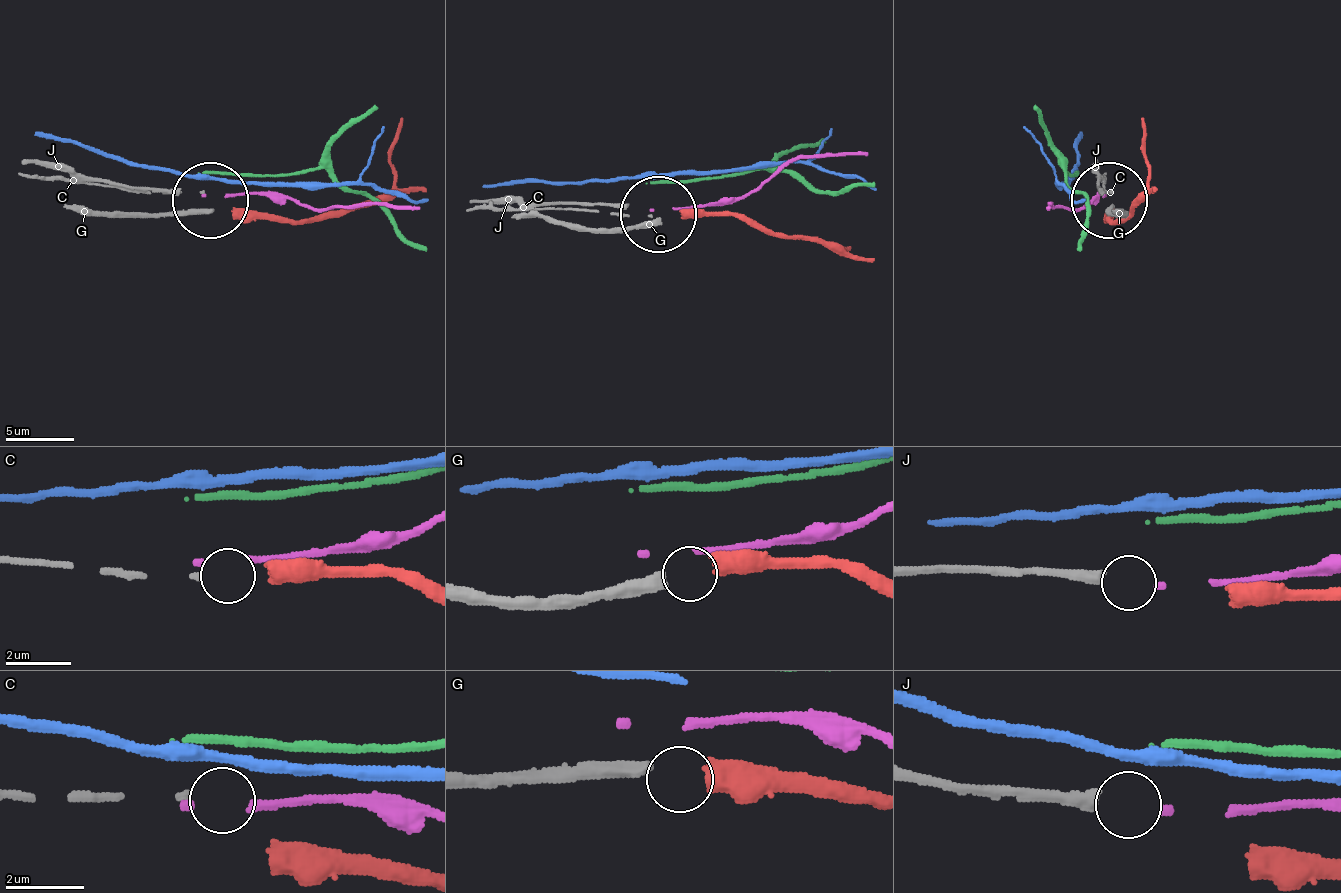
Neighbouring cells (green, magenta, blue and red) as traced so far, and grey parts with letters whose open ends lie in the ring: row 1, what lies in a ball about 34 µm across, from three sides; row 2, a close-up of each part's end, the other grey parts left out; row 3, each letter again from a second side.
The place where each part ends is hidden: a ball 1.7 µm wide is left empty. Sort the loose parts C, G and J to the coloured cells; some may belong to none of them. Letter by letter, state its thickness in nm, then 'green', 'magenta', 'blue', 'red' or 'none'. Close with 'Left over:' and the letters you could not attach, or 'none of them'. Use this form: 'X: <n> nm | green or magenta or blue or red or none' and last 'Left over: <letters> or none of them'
C: 120 nm | none
G: 400 nm | red
J: 360 nm | magenta
Left over: C

